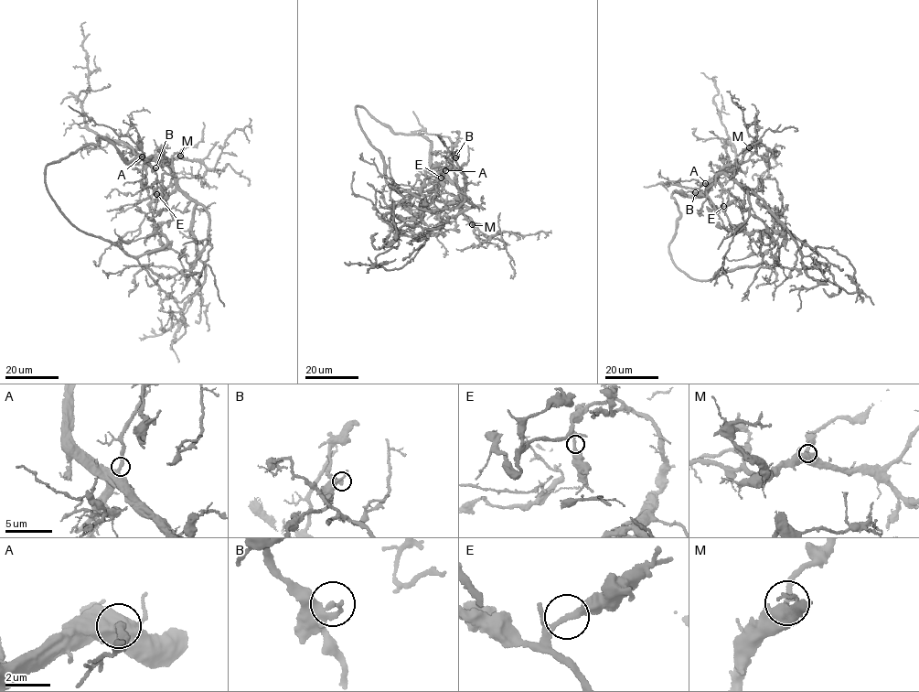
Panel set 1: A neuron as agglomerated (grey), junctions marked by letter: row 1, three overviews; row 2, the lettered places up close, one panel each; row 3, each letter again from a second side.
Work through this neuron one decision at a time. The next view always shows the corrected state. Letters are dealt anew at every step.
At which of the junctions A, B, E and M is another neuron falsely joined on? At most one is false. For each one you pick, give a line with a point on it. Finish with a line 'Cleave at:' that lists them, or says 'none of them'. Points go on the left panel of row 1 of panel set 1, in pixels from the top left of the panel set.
Cleave at: none of them

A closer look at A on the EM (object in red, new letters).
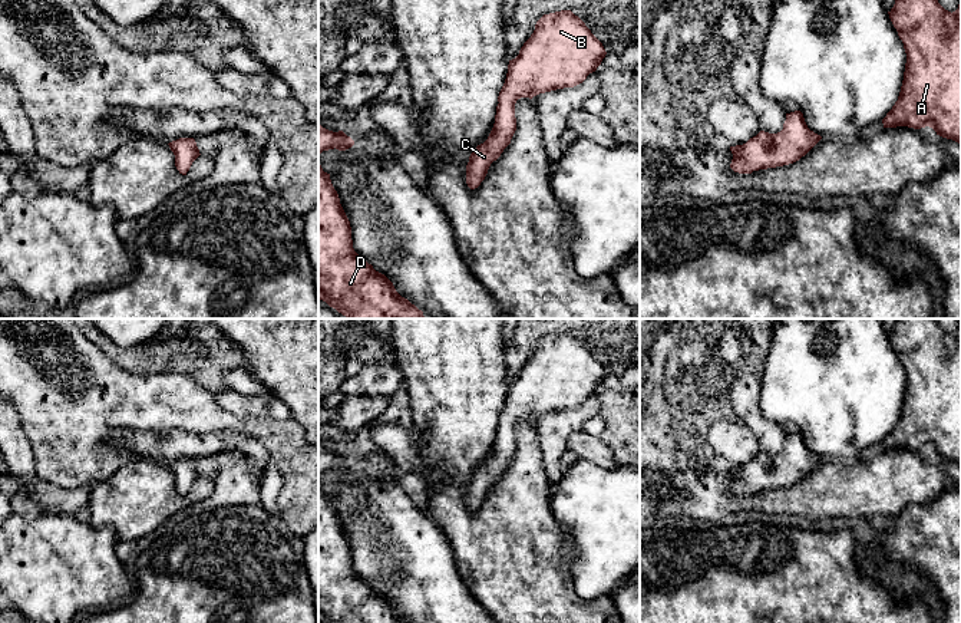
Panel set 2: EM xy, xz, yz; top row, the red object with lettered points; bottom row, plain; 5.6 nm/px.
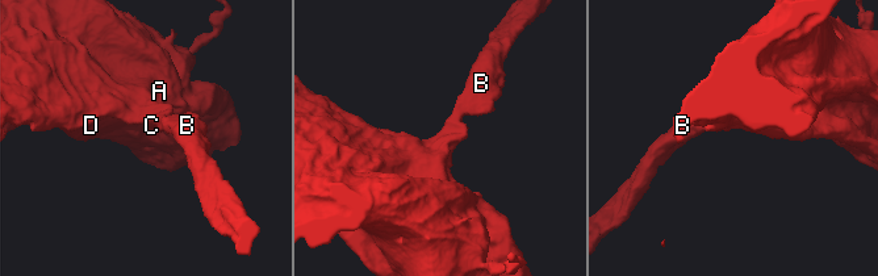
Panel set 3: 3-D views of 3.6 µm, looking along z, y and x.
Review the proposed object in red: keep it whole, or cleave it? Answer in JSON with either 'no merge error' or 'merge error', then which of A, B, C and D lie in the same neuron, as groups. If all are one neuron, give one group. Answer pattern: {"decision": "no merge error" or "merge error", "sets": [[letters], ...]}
{"decision": "no merge error", "sets": [["A", "B", "C", "D"]]}

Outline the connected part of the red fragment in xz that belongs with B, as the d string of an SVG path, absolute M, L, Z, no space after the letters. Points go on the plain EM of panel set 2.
M571 332L544 336L535 346L531 359L524 365L519 376L509 382L505 405L498 418L493 449L488 461L470 475L466 487L466 505L475 511L485 501L488 491L511 465L516 452L515 425L557 411L574 409L597 392L607 373L602 365L591 355L585 345Z

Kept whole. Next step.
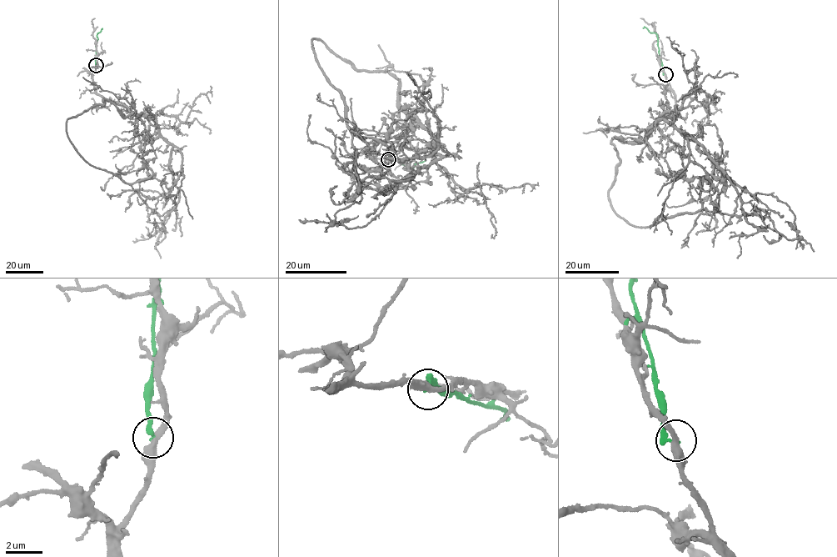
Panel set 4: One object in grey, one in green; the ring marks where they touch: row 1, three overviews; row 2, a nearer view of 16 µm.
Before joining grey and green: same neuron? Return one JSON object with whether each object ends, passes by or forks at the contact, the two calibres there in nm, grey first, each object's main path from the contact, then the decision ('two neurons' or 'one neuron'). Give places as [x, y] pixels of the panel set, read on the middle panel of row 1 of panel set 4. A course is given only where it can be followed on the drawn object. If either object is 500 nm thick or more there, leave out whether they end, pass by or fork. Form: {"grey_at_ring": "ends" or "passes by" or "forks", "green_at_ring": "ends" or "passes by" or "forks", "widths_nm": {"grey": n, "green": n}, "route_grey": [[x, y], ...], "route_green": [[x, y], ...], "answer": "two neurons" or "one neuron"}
{"grey_at_ring": "passes by", "green_at_ring": "ends", "widths_nm": {"grey": 360, "green": 240}, "route_grey": [[388, 159], [367, 153], [414, 118], [440, 158], [362, 187], [352, 145], [391, 148], [431, 77]], "route_green": [[388, 159], [401, 163], [410, 169], [425, 161], [425, 158]], "answer": "two neurons"}

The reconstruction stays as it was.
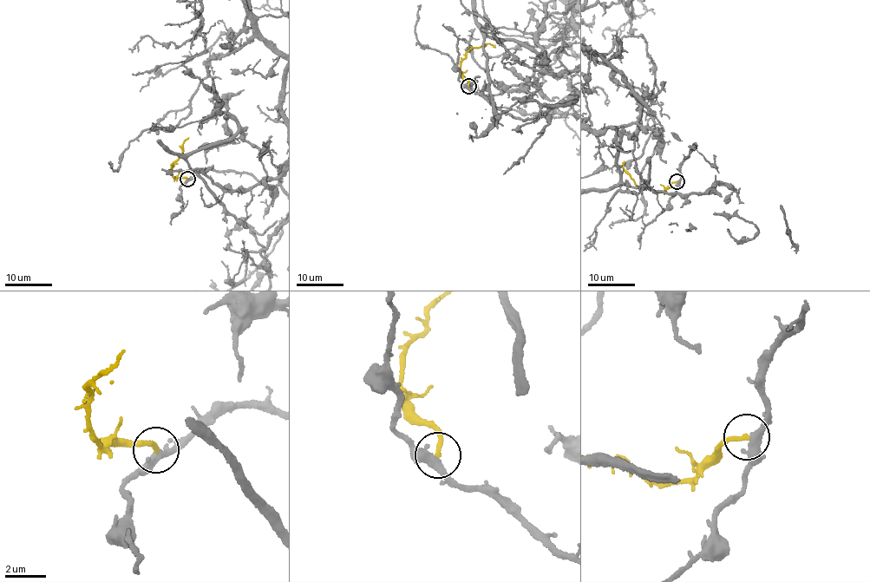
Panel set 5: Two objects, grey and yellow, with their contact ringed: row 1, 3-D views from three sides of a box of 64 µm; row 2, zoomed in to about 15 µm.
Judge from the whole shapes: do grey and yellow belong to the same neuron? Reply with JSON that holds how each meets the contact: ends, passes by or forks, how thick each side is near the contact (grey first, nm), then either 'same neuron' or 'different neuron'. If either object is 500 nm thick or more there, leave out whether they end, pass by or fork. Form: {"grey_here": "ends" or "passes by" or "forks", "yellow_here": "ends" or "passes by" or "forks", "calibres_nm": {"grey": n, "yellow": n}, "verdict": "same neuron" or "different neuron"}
{"grey_here": "passes by", "yellow_here": "ends", "calibres_nm": {"grey": 380, "yellow": 240}, "verdict": "same neuron"}

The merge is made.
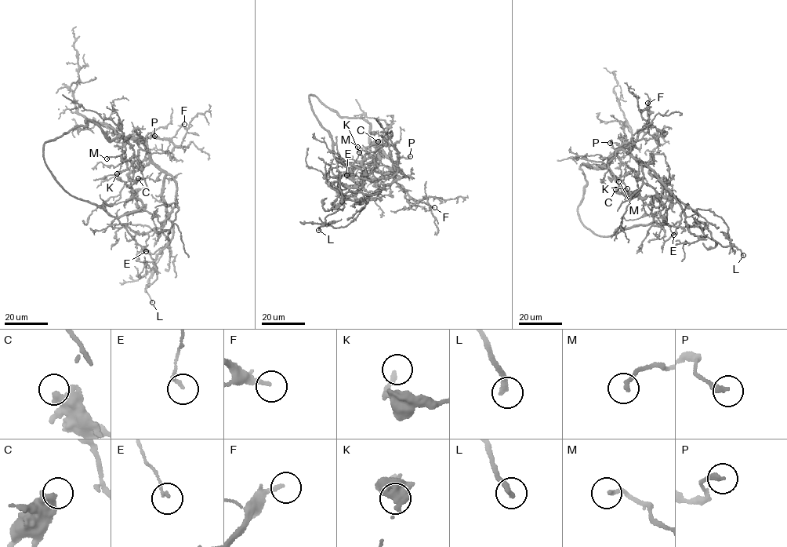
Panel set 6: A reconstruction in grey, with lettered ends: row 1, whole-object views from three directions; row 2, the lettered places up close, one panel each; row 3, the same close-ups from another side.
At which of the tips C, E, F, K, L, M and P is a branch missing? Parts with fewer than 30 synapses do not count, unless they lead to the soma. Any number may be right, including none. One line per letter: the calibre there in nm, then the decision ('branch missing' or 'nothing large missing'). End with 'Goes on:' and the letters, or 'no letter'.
C: calibre 500 nm; nothing large missing
E: calibre 140 nm; nothing large missing
F: calibre 180 nm; branch missing
K: calibre 160 nm; nothing large missing
L: calibre 280 nm; branch missing
M: calibre 180 nm; nothing large missing
P: calibre 240 nm; nothing large missing
Goes on: F, L

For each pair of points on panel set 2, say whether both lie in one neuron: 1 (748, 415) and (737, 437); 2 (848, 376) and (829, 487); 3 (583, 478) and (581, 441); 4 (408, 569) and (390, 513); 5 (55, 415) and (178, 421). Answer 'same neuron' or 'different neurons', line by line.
1: different neurons
2: different neurons
3: different neurons
4: same neuron
5: same neuron

